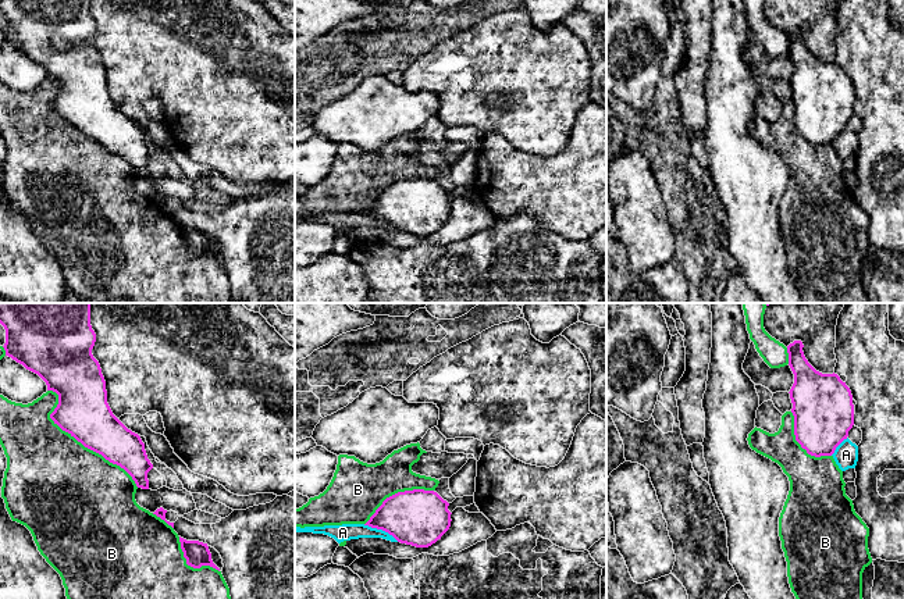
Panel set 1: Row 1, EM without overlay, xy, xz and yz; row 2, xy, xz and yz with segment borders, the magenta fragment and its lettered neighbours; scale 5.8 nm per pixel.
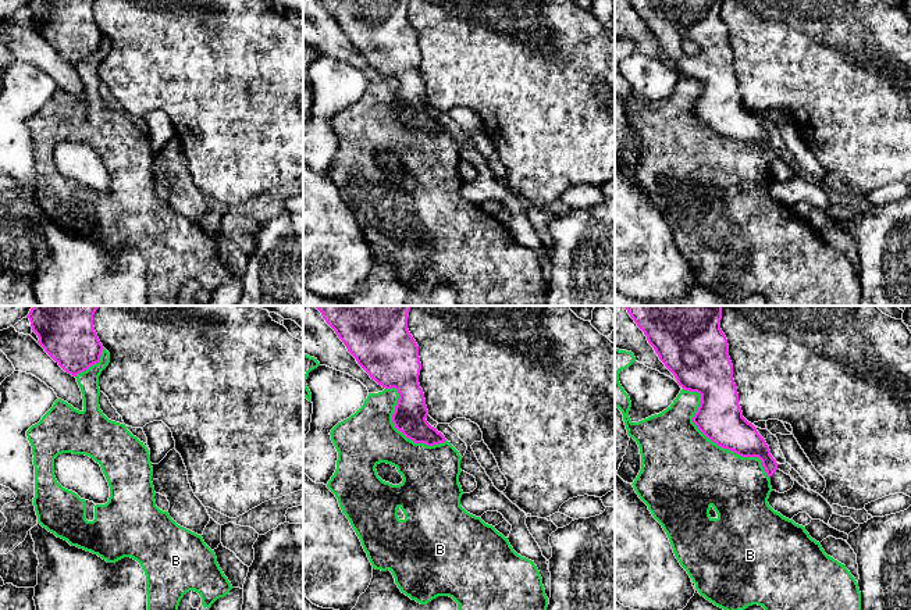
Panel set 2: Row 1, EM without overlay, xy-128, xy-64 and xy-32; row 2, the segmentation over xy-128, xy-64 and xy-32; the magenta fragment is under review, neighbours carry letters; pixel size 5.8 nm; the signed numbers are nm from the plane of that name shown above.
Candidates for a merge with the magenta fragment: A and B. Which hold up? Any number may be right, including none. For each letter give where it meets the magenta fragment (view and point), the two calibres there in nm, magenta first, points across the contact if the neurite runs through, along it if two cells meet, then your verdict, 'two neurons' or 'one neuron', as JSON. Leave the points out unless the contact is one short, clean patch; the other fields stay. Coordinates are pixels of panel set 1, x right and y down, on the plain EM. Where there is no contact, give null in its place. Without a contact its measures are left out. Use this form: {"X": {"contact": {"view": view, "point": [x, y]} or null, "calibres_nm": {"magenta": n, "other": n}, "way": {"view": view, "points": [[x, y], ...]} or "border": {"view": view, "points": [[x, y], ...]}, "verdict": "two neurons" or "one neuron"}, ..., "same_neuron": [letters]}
{"A": {"contact": {"view": "xz", "point": [381, 217]}, "calibres_nm": {"magenta": 320, "other": 100}, "verdict": "two neurons"}, "B": {"contact": {"view": "xy", "point": [79, 129]}, "calibres_nm": {"magenta": 300, "other": 480}, "verdict": "two neurons"}, "same_neuron": []}

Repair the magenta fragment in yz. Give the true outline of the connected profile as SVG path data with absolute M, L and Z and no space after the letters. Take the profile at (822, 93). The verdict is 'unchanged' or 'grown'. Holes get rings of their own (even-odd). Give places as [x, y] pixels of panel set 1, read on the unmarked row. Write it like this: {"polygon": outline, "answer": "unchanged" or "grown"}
{"polygon": "M801 29L787 35L789 54L794 63L789 82L796 129L811 145L832 145L854 114L853 83L837 63L816 60L802 36Z", "answer": "unchanged"}

